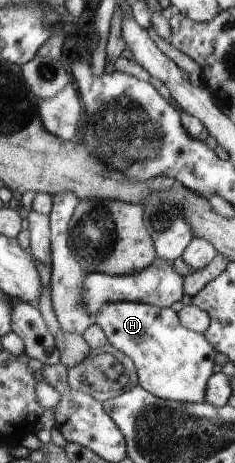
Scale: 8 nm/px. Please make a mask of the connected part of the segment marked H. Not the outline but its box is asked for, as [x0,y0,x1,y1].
[95,302,216,401]

